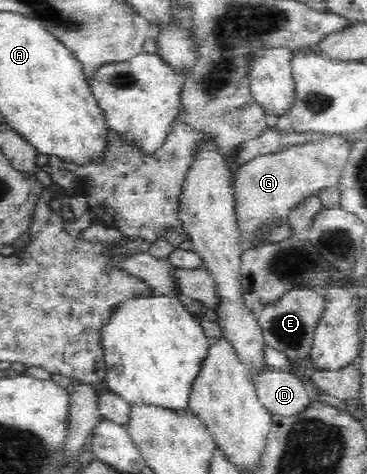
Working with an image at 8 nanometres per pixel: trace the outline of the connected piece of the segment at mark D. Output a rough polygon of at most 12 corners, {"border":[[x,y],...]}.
{"border":[[272,367],[256,394],[272,416],[299,416],[313,403],[296,372]]}

